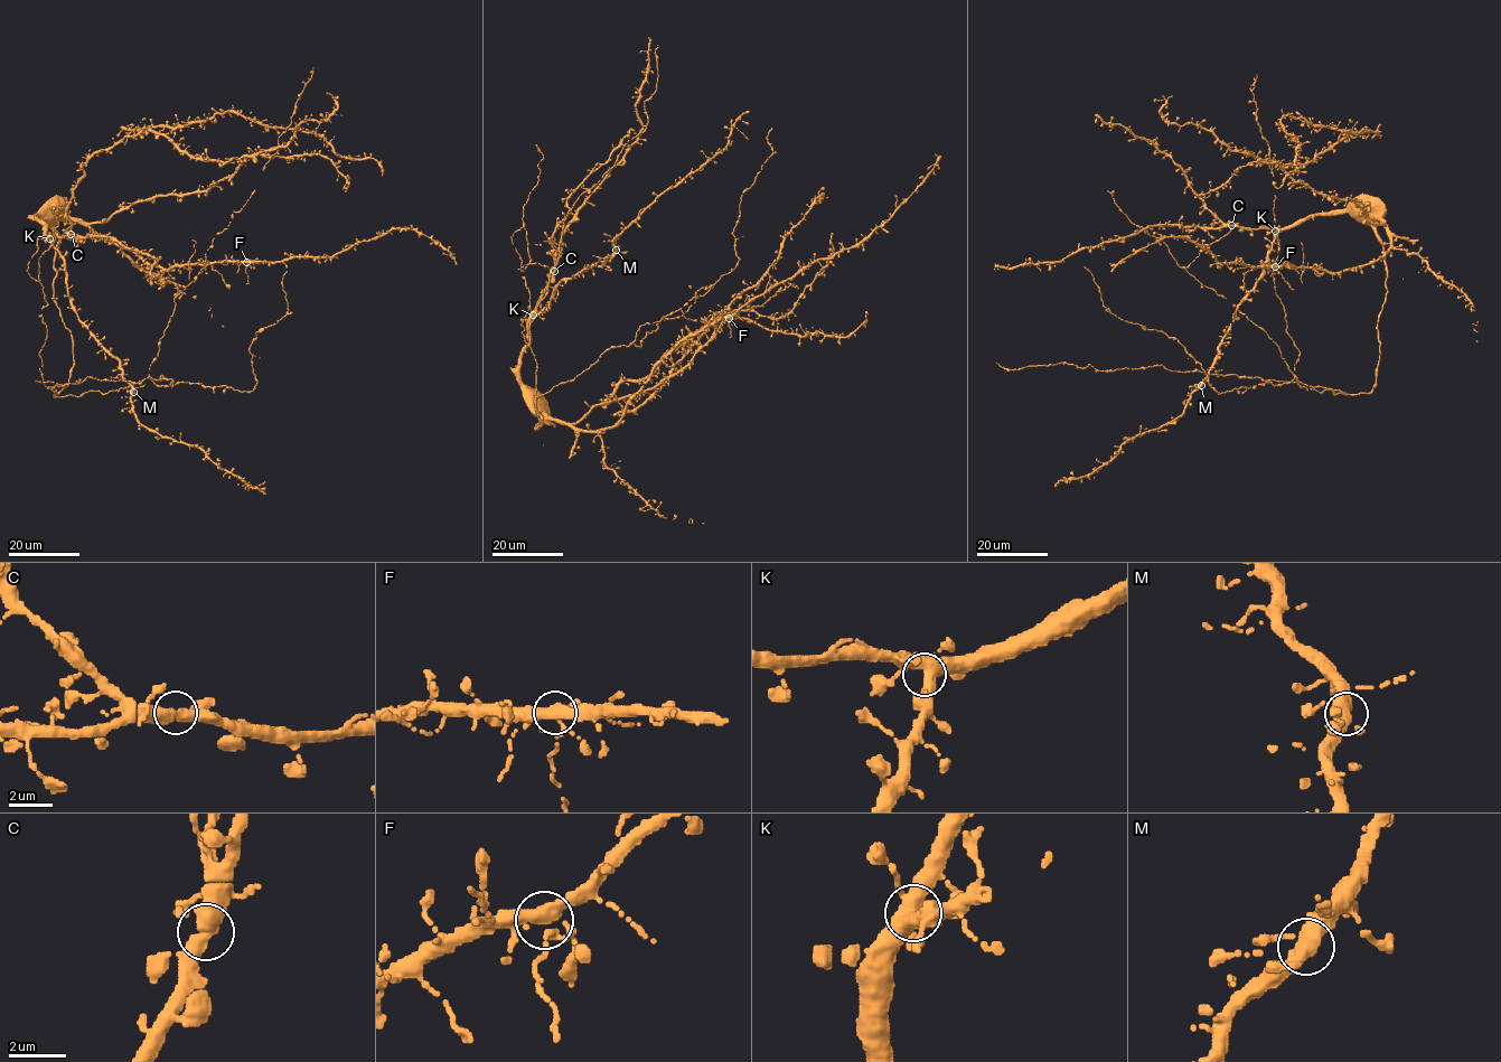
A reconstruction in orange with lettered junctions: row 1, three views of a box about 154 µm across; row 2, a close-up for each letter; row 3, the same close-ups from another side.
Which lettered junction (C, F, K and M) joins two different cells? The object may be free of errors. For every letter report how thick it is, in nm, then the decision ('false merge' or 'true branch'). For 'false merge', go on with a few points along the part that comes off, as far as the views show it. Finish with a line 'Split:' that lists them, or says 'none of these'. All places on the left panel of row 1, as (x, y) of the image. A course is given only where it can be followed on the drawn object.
C: 400 nm | true branch
F: 340 nm | true branch
K: 440 nm | true branch
M: 400 nm | true branch
Split: none of these

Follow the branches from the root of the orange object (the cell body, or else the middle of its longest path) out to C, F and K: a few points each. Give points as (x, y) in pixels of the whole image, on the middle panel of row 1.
C: (540, 417), (523, 386), (519, 359), (528, 341), (531, 315), (554, 271)
F: (540, 417), (536, 414), (581, 431), (613, 426), (652, 370), (681, 341), (729, 318)
K: (540, 417), (532, 409), (519, 376), (519, 359), (528, 341), (533, 315)

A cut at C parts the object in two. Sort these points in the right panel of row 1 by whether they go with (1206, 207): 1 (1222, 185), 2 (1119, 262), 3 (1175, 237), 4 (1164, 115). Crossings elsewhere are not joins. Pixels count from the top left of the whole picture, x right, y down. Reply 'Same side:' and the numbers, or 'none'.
Same side: none

